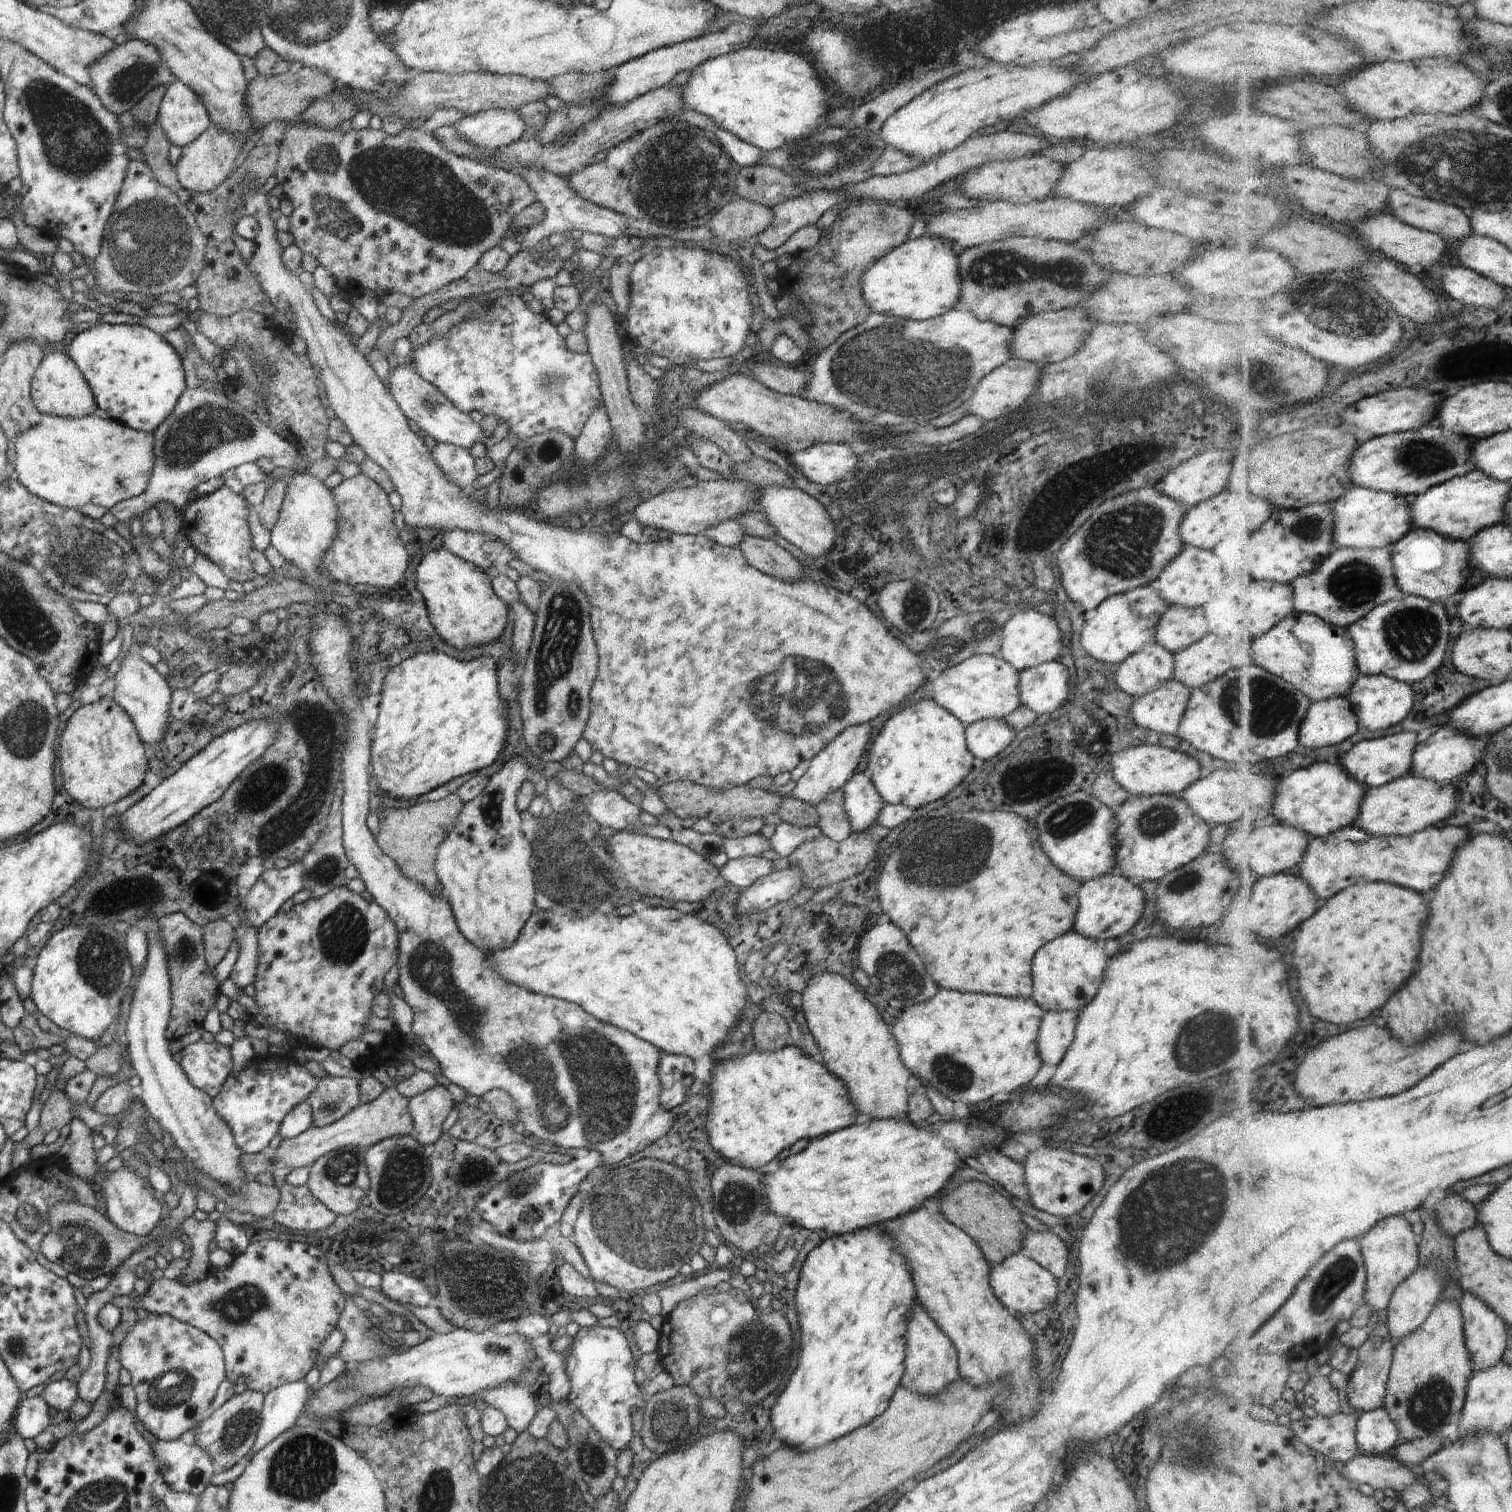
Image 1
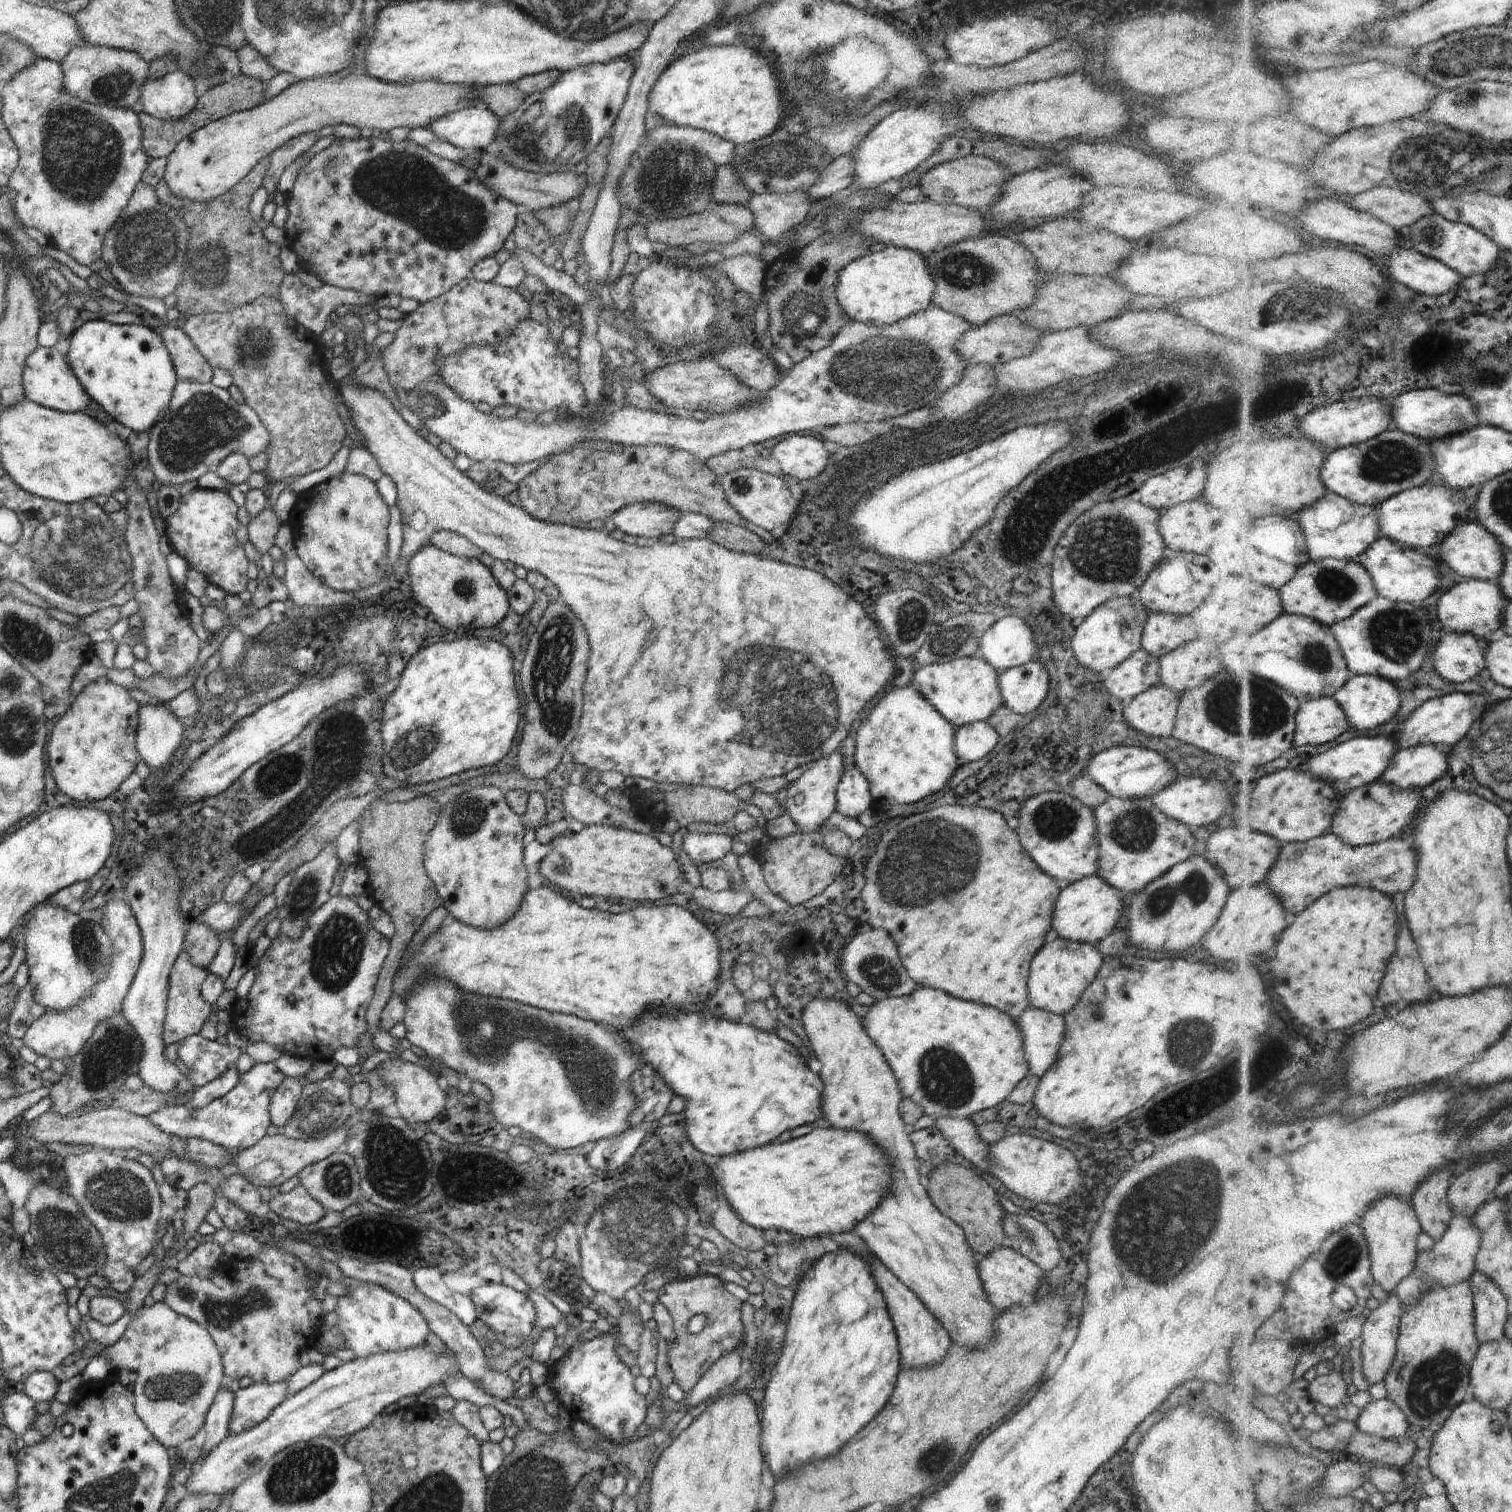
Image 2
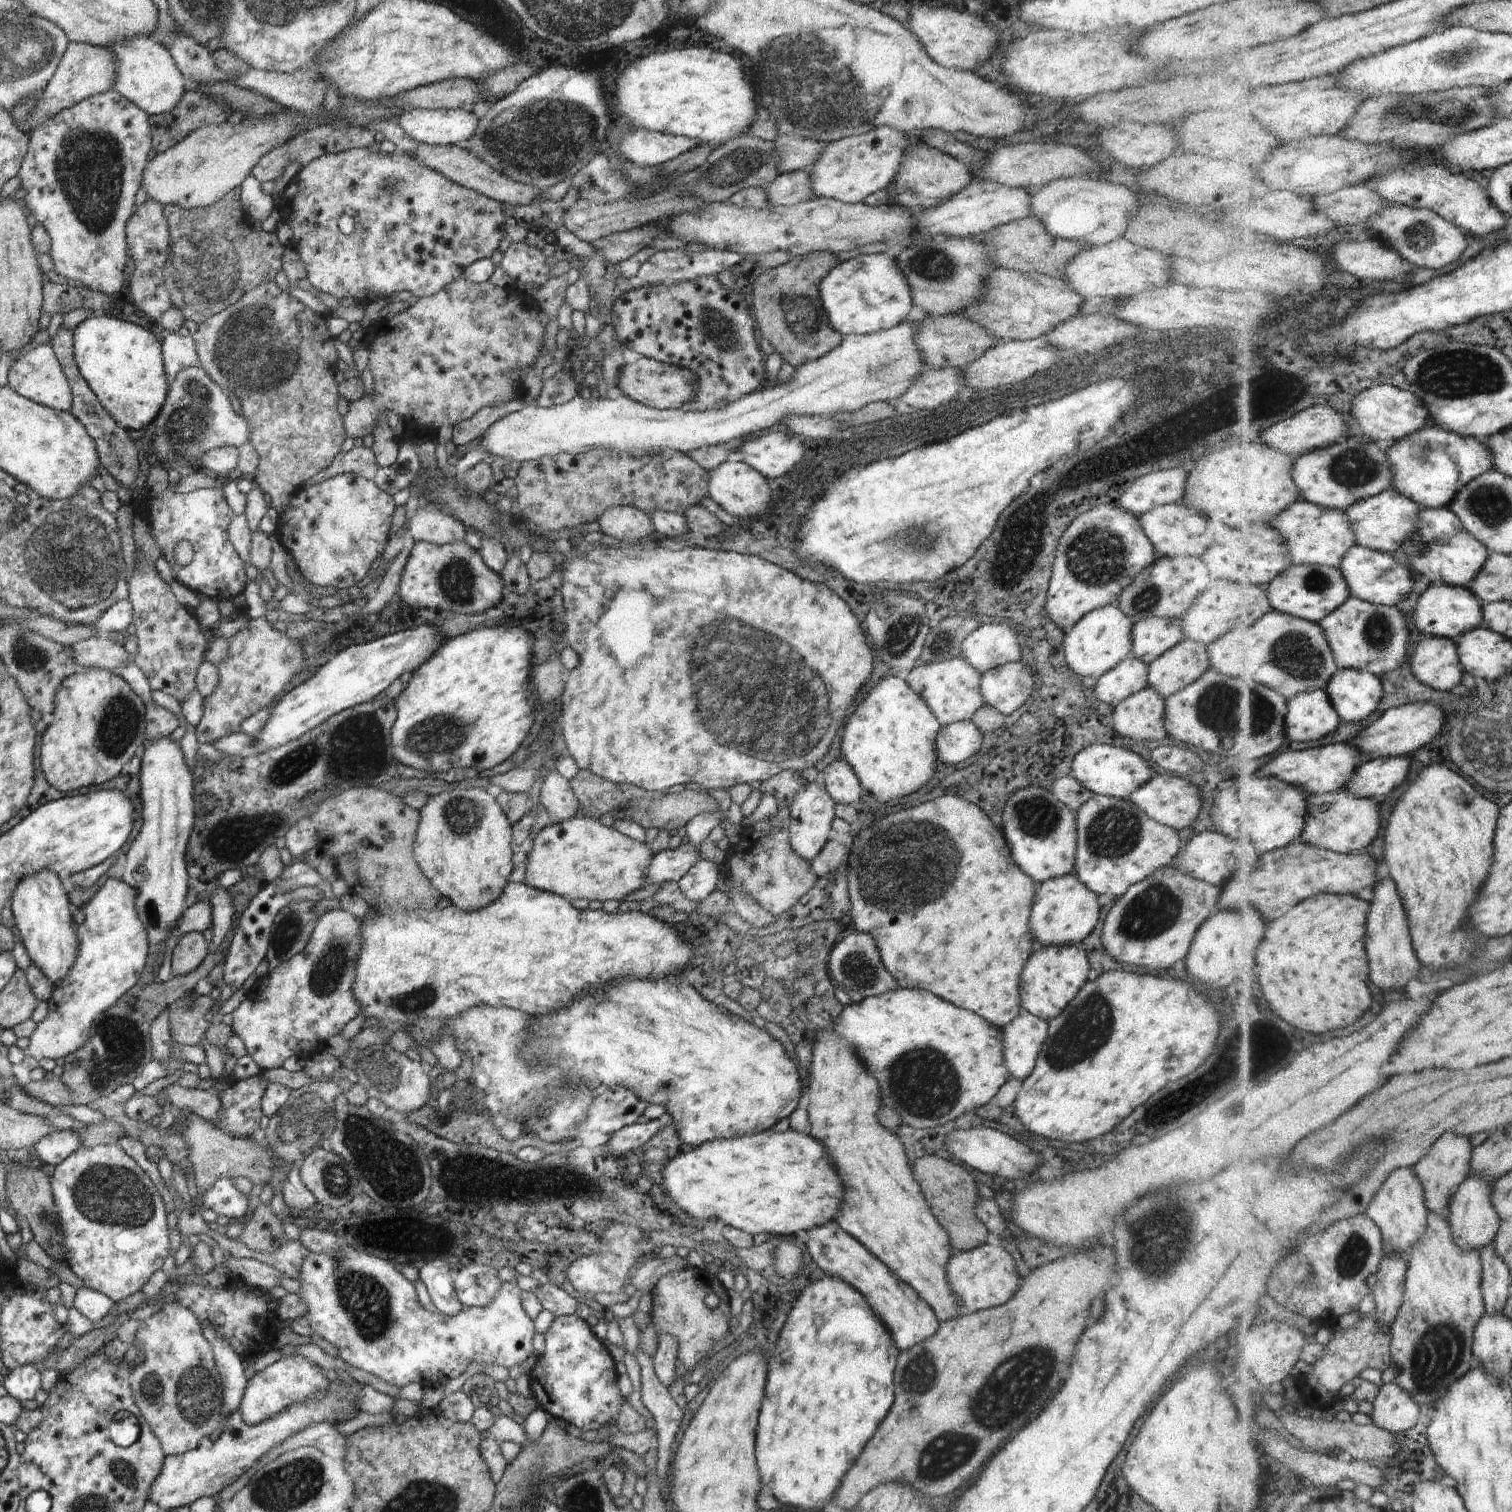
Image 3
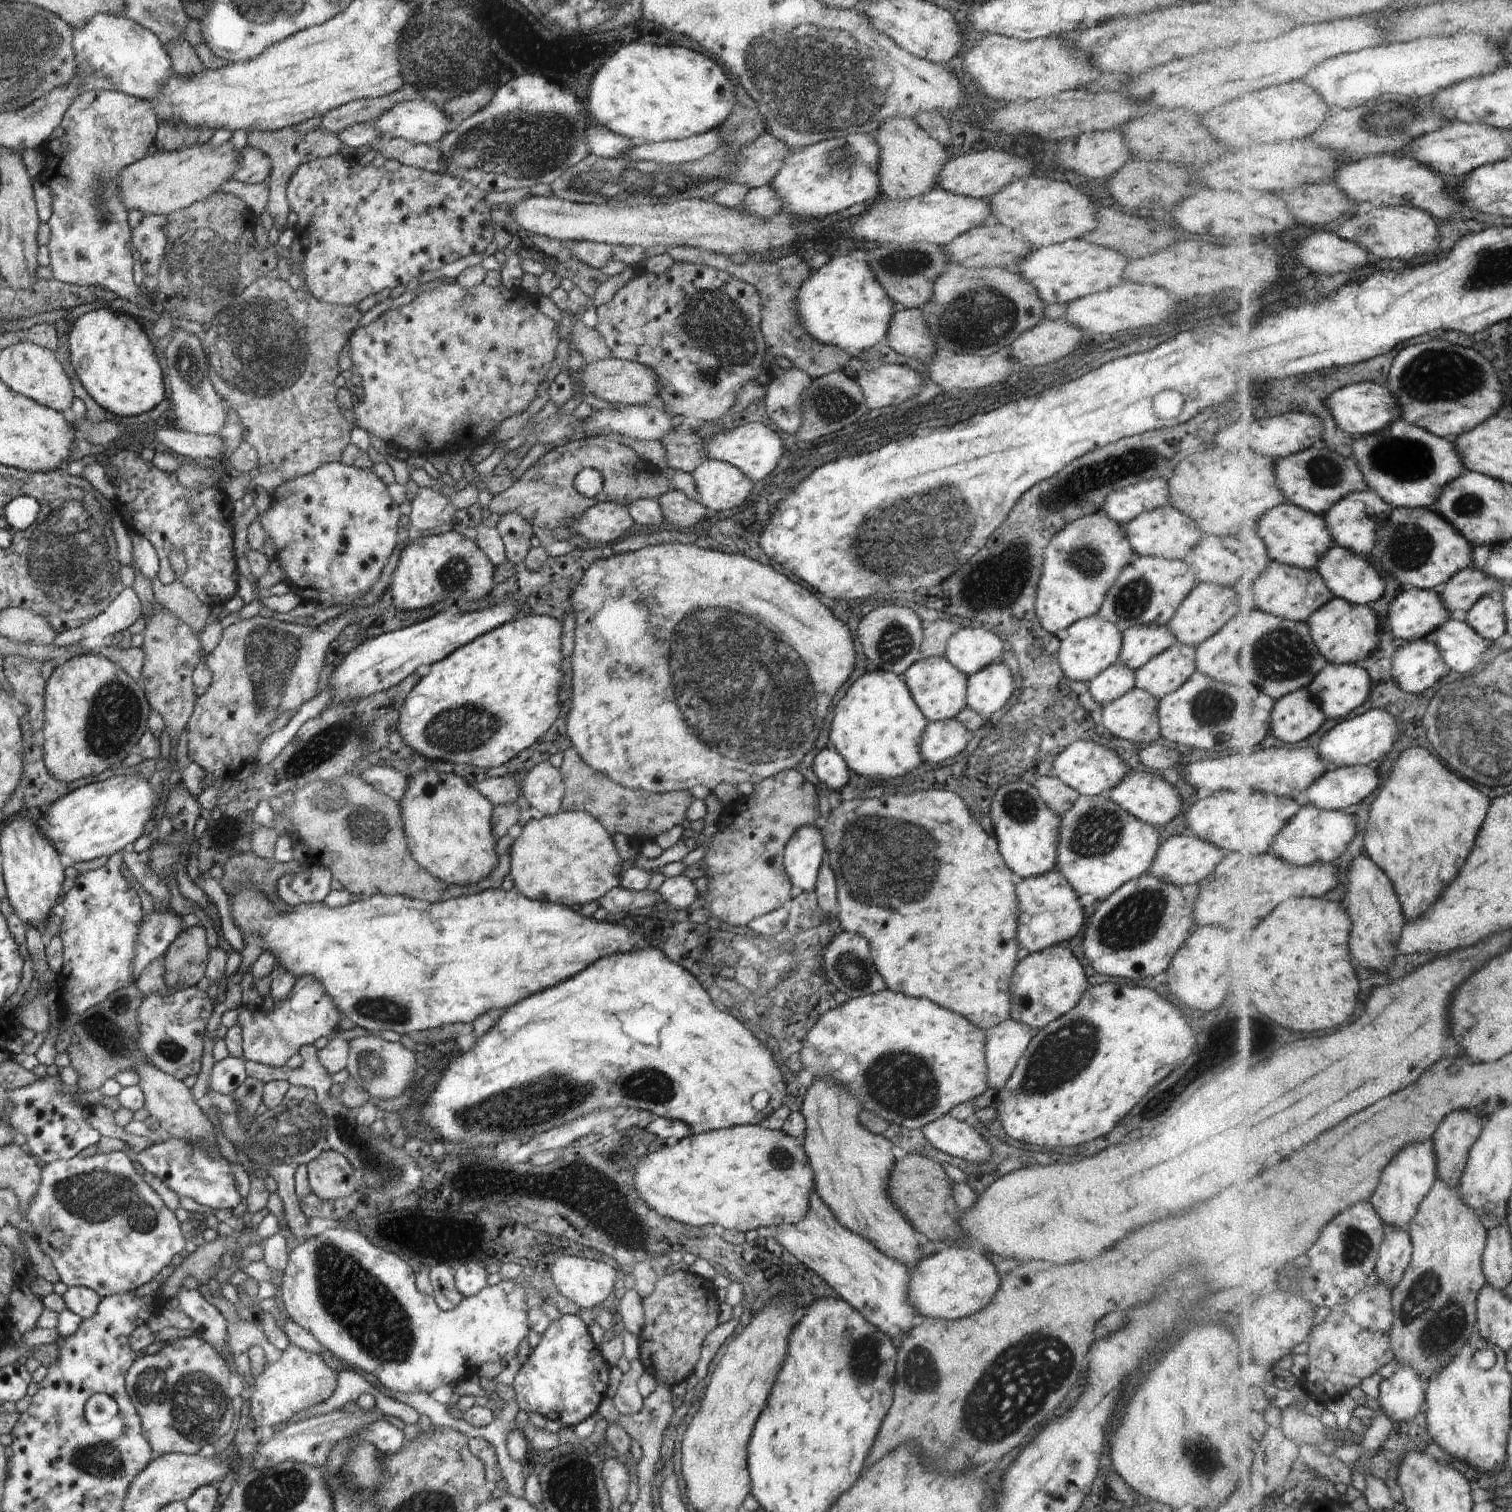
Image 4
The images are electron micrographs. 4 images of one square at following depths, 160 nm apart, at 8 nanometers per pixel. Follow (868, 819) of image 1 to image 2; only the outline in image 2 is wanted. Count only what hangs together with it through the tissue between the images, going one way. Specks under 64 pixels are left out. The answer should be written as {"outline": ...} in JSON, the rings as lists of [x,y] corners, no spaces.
{"outline":[[[855,766],[842,770],[836,790],[836,800],[837,812],[855,819],[862,812],[876,807],[870,796],[866,778]]]}

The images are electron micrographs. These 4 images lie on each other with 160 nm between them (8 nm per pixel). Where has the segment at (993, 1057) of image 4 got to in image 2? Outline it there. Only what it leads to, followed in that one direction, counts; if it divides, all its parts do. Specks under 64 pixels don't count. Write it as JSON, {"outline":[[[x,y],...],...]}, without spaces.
{"outline":[[[1029,1007],[1016,1020],[1022,1034],[1022,1050],[1028,1070],[1039,1078],[1056,1062],[1058,1048],[1064,1040],[1064,1018]]]}

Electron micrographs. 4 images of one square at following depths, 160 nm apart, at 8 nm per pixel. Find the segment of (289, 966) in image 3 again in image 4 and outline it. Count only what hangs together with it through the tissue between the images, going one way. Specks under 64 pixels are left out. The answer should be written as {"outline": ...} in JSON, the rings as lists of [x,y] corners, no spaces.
{"outline":[[[314,976],[295,978],[290,994],[274,1004],[272,1010],[264,1008],[252,1012],[243,1004],[238,1010],[237,1026],[242,1028],[244,1058],[251,1062],[267,1065],[276,1070],[287,1066],[292,1056],[310,1049],[319,1038],[333,1038],[339,1031],[340,1010],[334,1000],[326,994],[320,980]]]}

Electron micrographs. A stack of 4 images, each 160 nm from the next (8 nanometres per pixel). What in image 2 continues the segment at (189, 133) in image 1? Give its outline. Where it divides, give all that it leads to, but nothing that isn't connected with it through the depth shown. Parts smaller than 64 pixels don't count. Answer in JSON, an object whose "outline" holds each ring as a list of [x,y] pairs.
{"outline":[[[178,70],[156,80],[148,74],[140,88],[136,109],[168,122],[188,116],[196,108],[196,102],[198,97],[192,78]]]}

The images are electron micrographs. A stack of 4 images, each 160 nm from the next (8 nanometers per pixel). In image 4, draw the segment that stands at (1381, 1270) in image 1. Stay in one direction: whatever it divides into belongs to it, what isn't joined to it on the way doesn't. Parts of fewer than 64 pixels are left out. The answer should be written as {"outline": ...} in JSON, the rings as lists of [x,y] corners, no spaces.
{"outline":[[[1433,1141],[1414,1144],[1394,1156],[1382,1174],[1378,1191],[1371,1201],[1385,1221],[1385,1226],[1394,1226],[1400,1230],[1411,1229],[1412,1220],[1416,1218],[1421,1205],[1436,1185],[1439,1178],[1438,1168],[1438,1156]]]}

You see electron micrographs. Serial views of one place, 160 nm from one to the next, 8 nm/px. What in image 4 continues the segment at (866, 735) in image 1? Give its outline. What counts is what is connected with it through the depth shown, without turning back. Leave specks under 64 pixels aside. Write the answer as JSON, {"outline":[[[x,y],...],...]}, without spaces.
{"outline":[[[802,826],[798,828],[792,838],[786,842],[785,856],[783,859],[784,872],[790,878],[790,884],[802,888],[802,892],[815,890],[816,878],[820,872],[820,866],[825,859],[824,840],[818,826]]]}

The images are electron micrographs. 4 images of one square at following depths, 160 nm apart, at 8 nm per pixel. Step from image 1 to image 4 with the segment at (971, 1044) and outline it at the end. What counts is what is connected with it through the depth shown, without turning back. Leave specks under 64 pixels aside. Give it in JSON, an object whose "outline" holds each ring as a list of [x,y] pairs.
{"outline":[[[888,989],[850,999],[826,1012],[806,1036],[806,1044],[802,1046],[802,1072],[808,1082],[830,1076],[834,1082],[840,1082],[864,1110],[908,1130],[921,1130],[934,1120],[949,1115],[952,1108],[974,1101],[989,1088],[984,1031],[930,1000],[912,998]]]}

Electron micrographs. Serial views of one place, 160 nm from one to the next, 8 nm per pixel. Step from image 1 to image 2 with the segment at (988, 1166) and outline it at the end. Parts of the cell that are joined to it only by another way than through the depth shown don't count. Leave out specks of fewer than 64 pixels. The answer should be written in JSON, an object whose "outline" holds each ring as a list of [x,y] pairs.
{"outline":[[[936,1118],[936,1127],[940,1128],[942,1136],[950,1142],[950,1146],[962,1154],[966,1160],[970,1160],[974,1166],[978,1166],[982,1172],[988,1172],[988,1143],[982,1142],[978,1132],[974,1130],[976,1125],[971,1118]]]}

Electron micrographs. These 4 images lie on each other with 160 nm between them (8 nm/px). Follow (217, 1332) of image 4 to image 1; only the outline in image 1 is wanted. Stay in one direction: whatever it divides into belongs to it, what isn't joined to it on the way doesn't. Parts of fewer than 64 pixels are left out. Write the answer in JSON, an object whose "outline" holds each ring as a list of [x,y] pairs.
{"outline":[[[181,1438],[160,1440],[151,1444],[161,1482],[165,1488],[199,1496],[210,1485],[217,1468],[212,1459],[196,1444],[188,1445]]]}

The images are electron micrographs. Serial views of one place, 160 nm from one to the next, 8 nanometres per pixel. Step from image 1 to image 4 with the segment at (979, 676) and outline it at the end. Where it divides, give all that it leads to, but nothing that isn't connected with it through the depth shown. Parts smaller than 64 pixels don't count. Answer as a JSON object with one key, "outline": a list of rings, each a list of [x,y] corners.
{"outline":[[[932,656],[918,660],[904,672],[902,678],[914,703],[928,723],[955,719],[956,714],[967,707],[966,682],[968,677],[954,668],[946,657]]]}

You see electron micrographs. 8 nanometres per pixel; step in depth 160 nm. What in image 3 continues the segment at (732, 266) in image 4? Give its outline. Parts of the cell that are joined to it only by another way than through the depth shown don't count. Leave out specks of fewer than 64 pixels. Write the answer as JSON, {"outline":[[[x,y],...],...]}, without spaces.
{"outline":[[[832,252],[796,255],[786,264],[760,272],[752,284],[751,311],[757,332],[773,344],[783,362],[794,367],[805,365],[808,360],[822,358],[832,348],[842,344],[844,337],[830,326],[818,294],[818,284],[822,278],[839,264],[838,256]]]}

